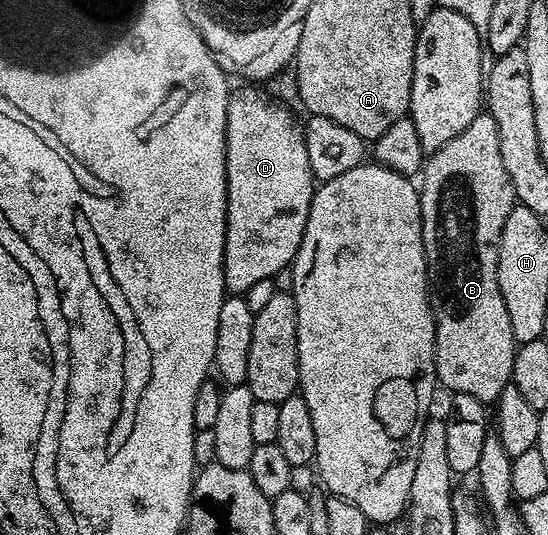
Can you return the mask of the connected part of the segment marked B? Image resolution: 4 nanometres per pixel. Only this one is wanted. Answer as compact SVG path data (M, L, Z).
M479 113L465 132L453 136L453 140L434 151L423 163L422 178L423 186L421 182L418 187L419 207L427 257L427 296L435 318L435 377L438 385L452 394L473 396L473 400L495 404L503 389L512 385L511 373L517 349L513 324L509 324L509 312L505 312L505 300L497 280L501 232L517 199L509 172L505 172L501 160L501 140L493 116Z

